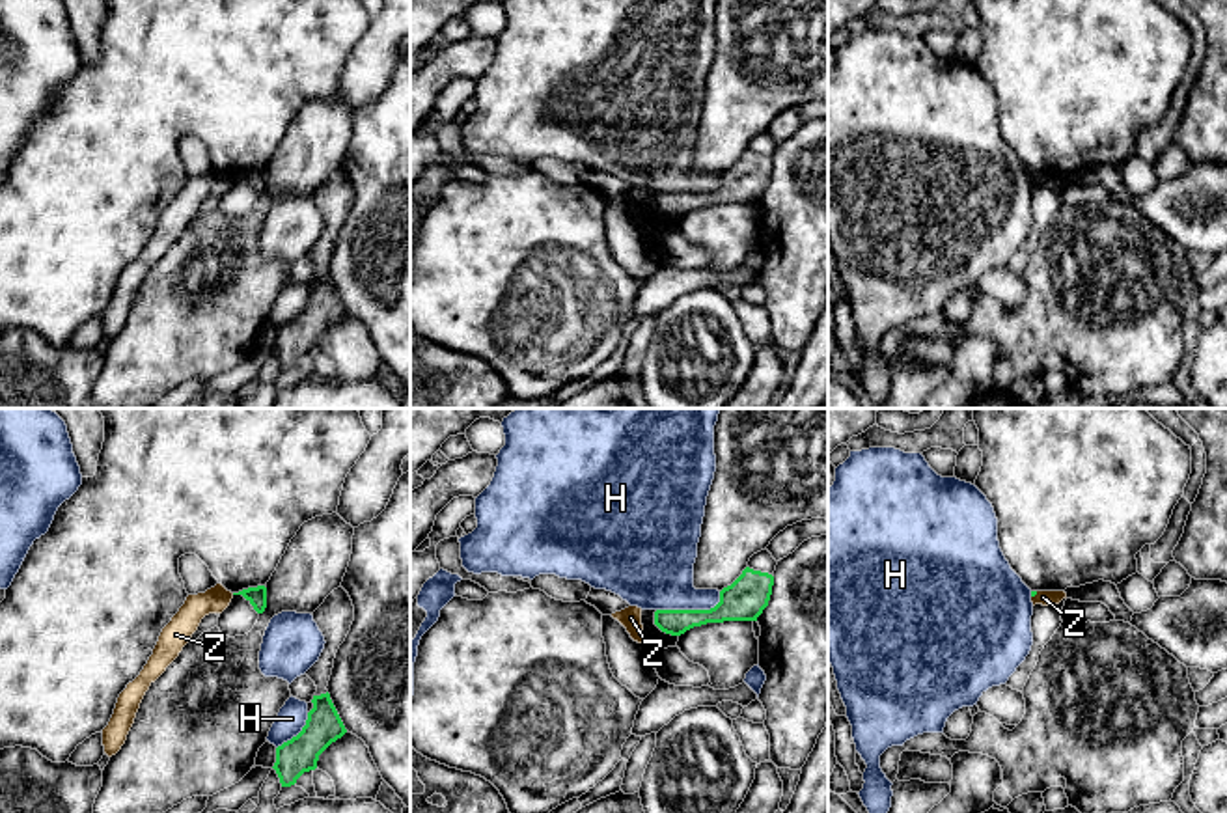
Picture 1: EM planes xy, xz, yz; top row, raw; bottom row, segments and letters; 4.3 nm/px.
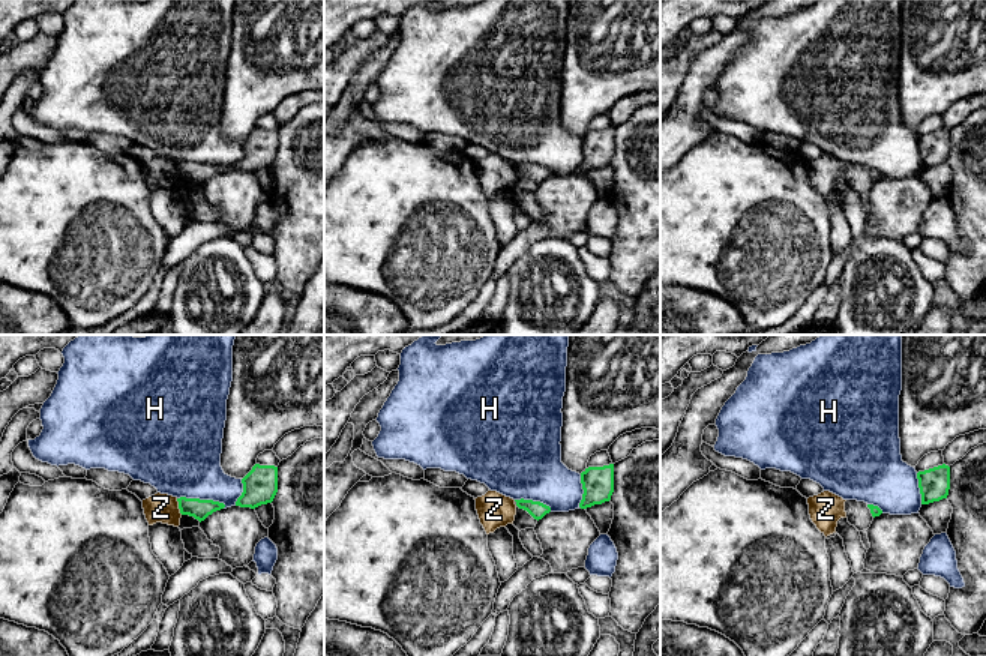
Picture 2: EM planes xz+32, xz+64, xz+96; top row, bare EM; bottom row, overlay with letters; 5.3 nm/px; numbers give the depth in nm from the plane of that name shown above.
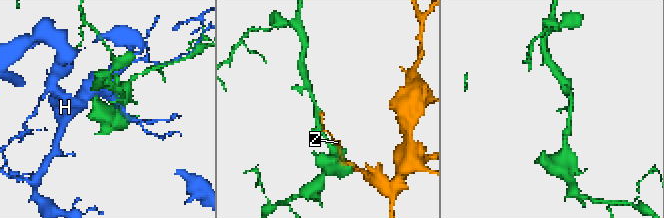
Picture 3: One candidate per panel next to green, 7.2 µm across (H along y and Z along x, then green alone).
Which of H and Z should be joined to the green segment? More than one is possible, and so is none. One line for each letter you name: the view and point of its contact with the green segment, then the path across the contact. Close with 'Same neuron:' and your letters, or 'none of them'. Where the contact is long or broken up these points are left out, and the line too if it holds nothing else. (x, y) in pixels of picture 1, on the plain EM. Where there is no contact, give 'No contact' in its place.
Same neuron: none of them

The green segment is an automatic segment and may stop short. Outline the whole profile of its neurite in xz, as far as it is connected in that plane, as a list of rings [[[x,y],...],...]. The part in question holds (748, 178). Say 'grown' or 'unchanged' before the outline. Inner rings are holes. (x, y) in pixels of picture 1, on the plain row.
unchanged; [[[746,149],[742,157],[720,173],[720,185],[710,192],[656,192],[655,207],[671,218],[694,209],[724,203],[757,203],[768,188],[774,158]]]

